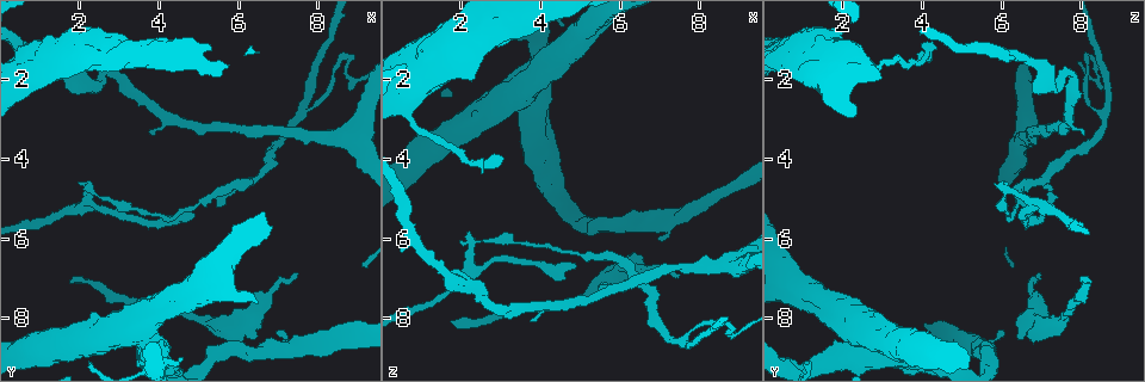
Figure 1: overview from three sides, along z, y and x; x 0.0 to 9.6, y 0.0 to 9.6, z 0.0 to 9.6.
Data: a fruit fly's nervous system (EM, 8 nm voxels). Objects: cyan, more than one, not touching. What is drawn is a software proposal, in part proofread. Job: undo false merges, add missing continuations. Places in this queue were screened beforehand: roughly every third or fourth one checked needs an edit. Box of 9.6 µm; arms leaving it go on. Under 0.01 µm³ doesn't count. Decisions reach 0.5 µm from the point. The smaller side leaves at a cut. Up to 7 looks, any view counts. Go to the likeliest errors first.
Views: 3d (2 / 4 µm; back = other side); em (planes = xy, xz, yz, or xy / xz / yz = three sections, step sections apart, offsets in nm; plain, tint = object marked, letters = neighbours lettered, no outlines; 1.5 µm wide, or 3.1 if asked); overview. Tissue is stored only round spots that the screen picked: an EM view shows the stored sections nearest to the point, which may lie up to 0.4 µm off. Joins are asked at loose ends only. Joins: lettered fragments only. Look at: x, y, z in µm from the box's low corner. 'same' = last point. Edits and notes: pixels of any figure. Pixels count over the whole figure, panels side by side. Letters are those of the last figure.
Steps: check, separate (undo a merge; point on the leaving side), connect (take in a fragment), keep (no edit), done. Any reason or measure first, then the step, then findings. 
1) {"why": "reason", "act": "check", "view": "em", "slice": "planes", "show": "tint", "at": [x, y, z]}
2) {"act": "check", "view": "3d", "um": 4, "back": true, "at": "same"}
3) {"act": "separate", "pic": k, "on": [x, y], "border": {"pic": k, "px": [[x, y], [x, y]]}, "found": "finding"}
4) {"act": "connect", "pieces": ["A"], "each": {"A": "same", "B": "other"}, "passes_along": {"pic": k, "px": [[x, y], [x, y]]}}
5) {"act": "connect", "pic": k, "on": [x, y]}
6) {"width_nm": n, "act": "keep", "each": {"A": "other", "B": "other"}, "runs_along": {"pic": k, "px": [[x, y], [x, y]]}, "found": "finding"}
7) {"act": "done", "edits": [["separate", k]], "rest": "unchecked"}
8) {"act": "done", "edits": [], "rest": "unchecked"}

{"why": "thin end", "act": "check", "view": "em", "slice": "planes", "show": "tint", "at": [1.75, 7.00, 8.15]}

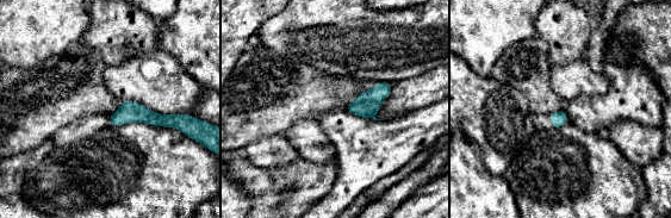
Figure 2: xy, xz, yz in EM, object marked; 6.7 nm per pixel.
{"act": "check", "view": "em", "slice": "planes", "show": "letters", "at": "same"}

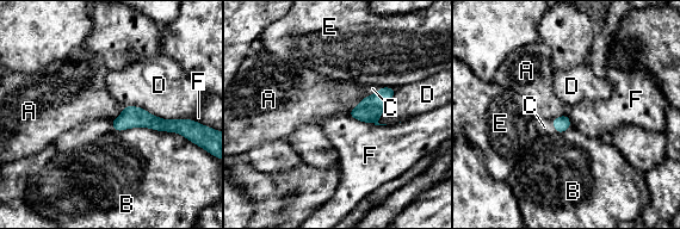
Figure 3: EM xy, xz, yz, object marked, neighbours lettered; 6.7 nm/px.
{"width_nm": 110, "act": "connect", "pic": 3, "on": [544, 127], "each": {"A": "other", "B": "other", "C": "same", "D": "other", "E": "other", "F": "other"}, "passes_along": {"pic": 3, "px": [[561, 124], [552, 124], [544, 127]]}, "found": "it goes on there"}

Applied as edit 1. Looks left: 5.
{"why": "free end", "act": "check", "view": "3d", "um": 4, "at": [3.75, 3.35, 8.10]}

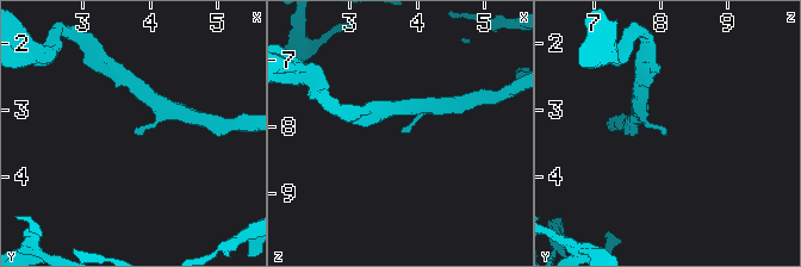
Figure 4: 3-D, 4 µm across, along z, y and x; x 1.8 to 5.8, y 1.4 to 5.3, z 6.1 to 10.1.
{"act": "check", "view": "em", "slice": "planes", "show": "letters", "at": [3.75, 3.35, 8.10]}

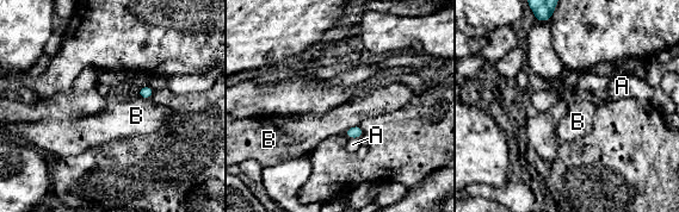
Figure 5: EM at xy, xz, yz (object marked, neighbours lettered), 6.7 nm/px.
{"act": "keep", "each": {"A": "other", "B": "other"}, "found": "none of them fits"}

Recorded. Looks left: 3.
{"act": "check", "view": "overview"}

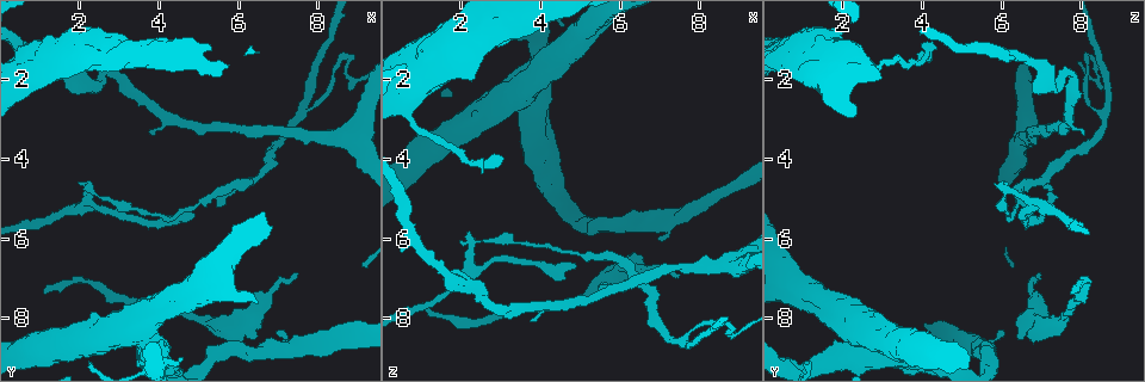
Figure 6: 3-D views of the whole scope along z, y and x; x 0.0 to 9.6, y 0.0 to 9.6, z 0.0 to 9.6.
{"why": "abrupt turn", "act": "check", "view": "3d", "um": 2, "at": [2.70, 1.85, 7.70]}

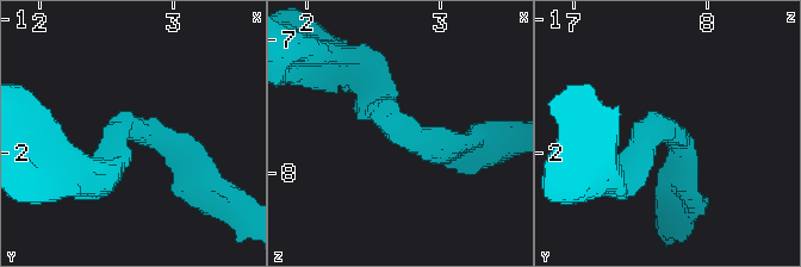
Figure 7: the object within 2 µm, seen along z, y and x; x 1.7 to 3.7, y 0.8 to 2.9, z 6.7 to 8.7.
{"arm_widths_nm": [170, 200], "why": "now the EM", "act": "check", "view": "em", "slice": "planes", "show": "letters", "at": [2.66, 1.78, 7.66]}

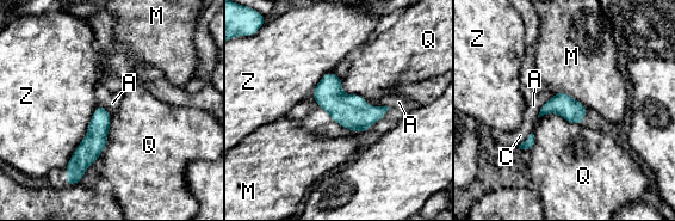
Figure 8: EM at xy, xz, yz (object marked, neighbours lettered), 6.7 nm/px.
{"act": "keep", "each": {"A": "other", "C": "other", "M": "other", "Q": "other", "Z": "other"}, "runs_along": {"pic": 8, "px": [[100, 108], [97, 137], [82, 165]]}, "found": "all the same neuron"}

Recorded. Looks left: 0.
{"act": "done", "edits": [["connect", 3]], "rest": "unchecked"}

